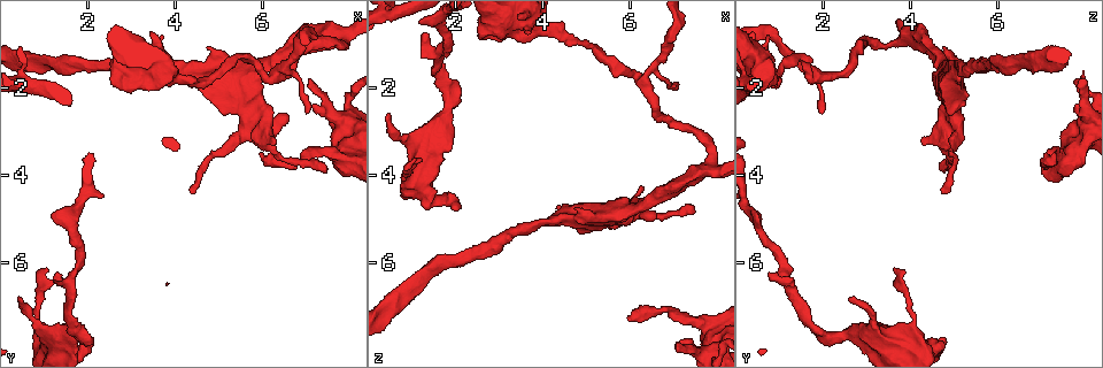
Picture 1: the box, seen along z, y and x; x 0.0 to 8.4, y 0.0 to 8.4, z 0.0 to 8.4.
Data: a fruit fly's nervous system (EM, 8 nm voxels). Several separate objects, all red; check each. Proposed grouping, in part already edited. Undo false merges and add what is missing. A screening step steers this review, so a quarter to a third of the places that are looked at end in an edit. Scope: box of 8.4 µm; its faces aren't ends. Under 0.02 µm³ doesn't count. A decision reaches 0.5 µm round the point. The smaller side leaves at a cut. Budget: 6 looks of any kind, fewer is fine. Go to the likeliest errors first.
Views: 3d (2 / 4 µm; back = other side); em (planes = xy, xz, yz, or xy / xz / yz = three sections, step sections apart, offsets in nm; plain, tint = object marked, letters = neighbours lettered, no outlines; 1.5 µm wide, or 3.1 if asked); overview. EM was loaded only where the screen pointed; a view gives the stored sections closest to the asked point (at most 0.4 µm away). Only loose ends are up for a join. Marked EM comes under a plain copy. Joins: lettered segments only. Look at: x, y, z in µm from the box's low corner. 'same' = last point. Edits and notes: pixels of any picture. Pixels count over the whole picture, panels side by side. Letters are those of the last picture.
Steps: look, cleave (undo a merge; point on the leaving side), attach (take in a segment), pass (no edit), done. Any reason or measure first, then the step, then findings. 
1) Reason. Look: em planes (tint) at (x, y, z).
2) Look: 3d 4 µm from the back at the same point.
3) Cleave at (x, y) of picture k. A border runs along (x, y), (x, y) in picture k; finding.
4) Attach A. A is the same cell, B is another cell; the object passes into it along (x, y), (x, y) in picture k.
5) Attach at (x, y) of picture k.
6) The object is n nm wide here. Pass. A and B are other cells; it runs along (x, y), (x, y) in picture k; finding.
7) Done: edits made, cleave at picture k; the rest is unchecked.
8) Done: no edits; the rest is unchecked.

Stops while still wide. Look: 3d 2 µm from the back at (3.70, 0.90, 0.70).

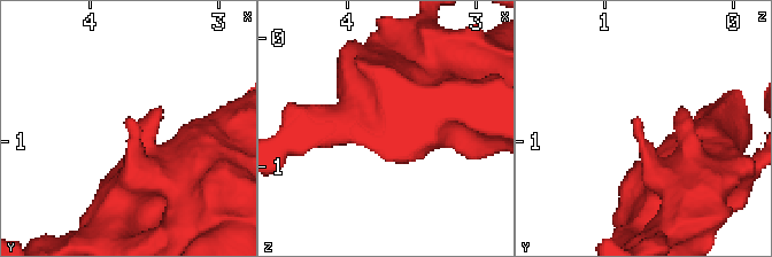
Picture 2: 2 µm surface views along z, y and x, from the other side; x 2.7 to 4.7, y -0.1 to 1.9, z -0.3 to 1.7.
Look: em planes (letters) at (3.72, 0.82, 0.74).

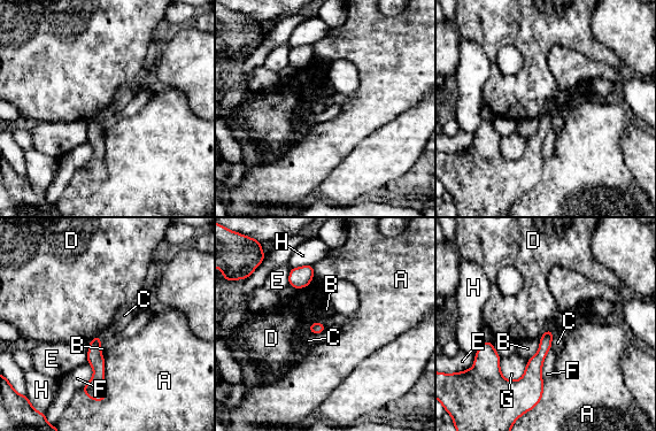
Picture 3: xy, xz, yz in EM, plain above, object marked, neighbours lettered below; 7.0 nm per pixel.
Pass. A, B, C, D, E, F, G and H are other cells; it runs along (481, 349), (504, 382), (539, 394) in picture 3; none of them fits.

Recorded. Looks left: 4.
Sharp bend. Look: em planes (tint) at (6.20, 1.70, 1.80).

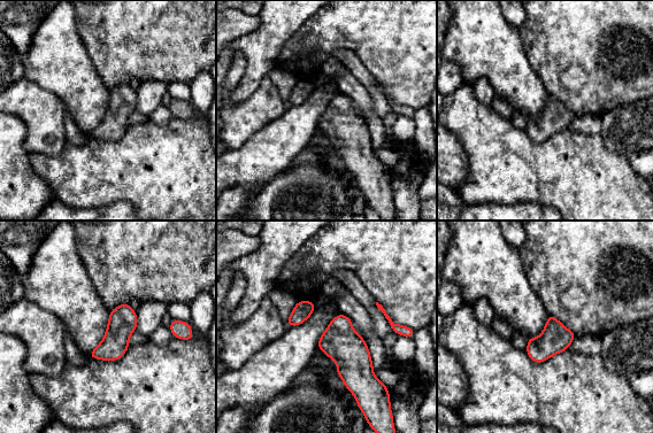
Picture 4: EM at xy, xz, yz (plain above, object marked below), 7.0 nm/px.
What lies round it. Look: em planes (letters) at the same point.

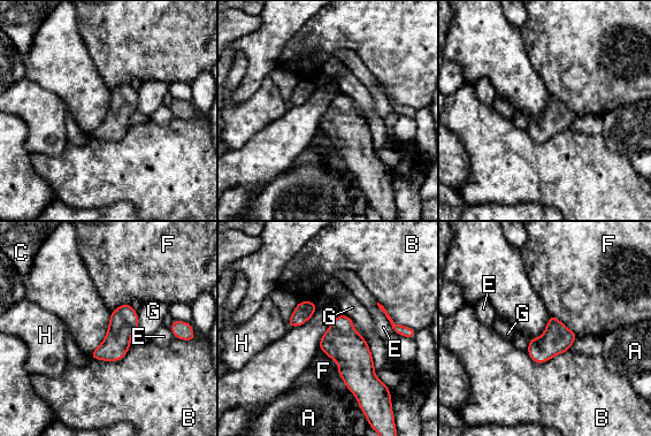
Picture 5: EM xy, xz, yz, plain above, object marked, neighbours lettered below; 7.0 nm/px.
Pass. A, B, C, E, F, G and H are other cells; a border runs along (319, 349), (337, 364), (359, 405) in picture 5; continuous, no second cell.

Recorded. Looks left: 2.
Stops while still wide. Look: em yz step 4 (letters) at (4.75, 1.05, 4.80).

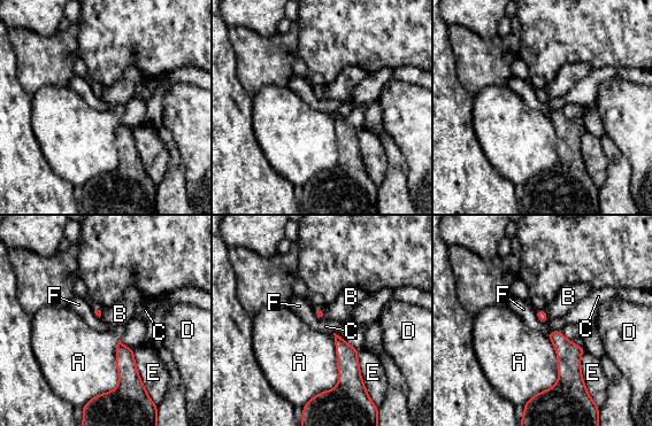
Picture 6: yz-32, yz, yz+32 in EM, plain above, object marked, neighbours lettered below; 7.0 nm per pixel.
Pass. A, B, C, D, E and F are other cells; a border runs along (131, 348), (140, 376) in picture 6; none of them fits.

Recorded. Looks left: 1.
Done: no edits; the rest is unchecked.

